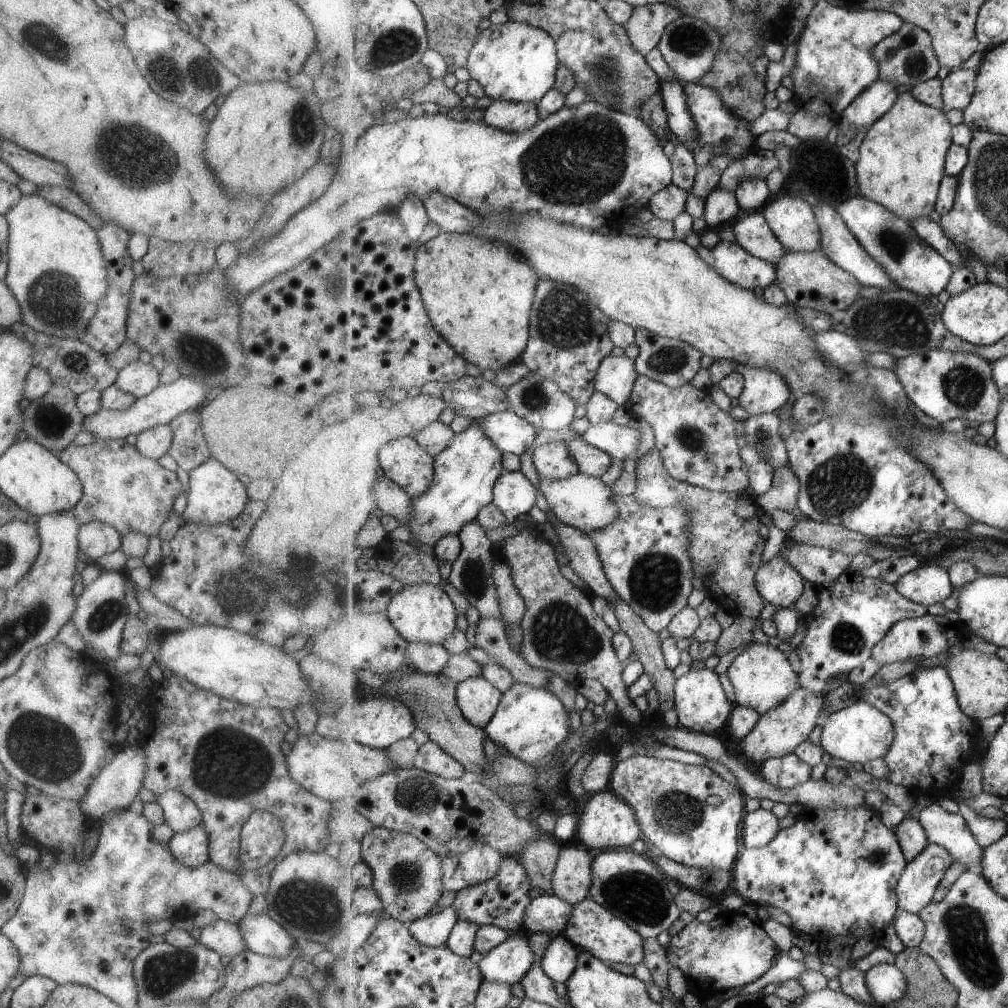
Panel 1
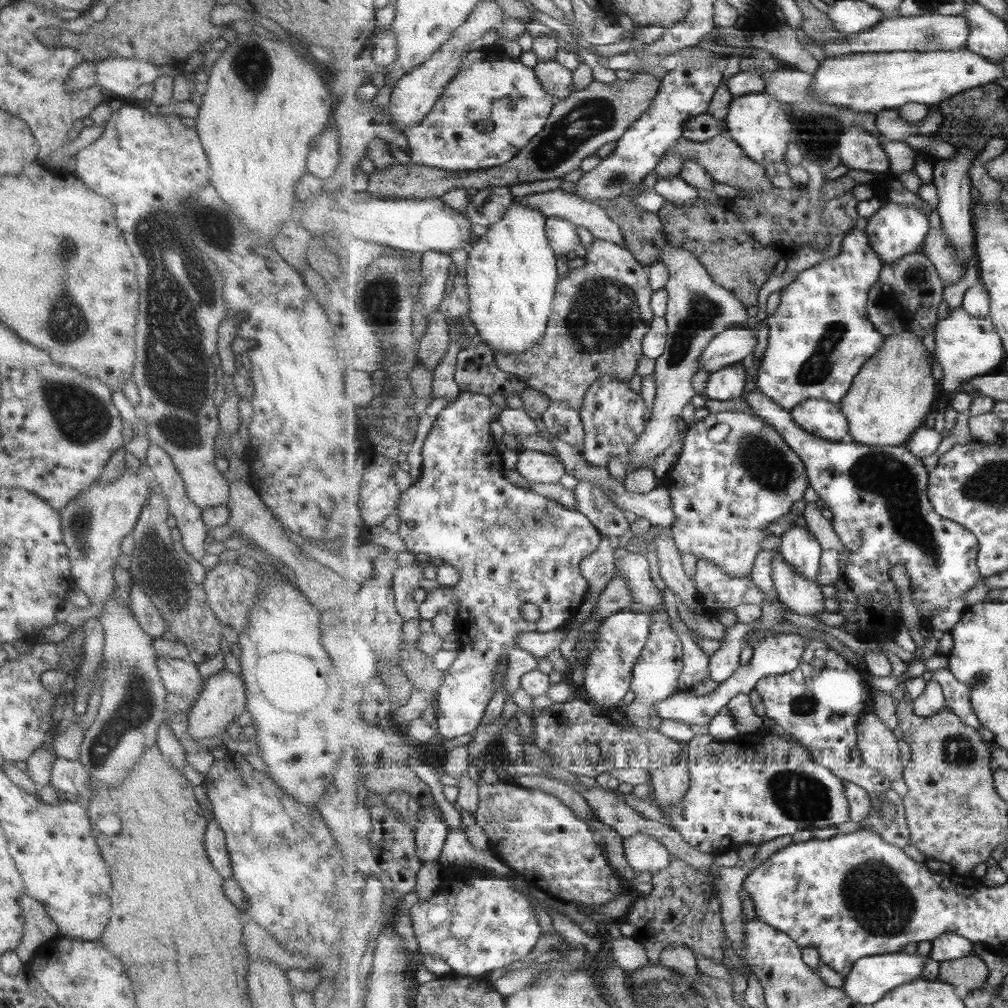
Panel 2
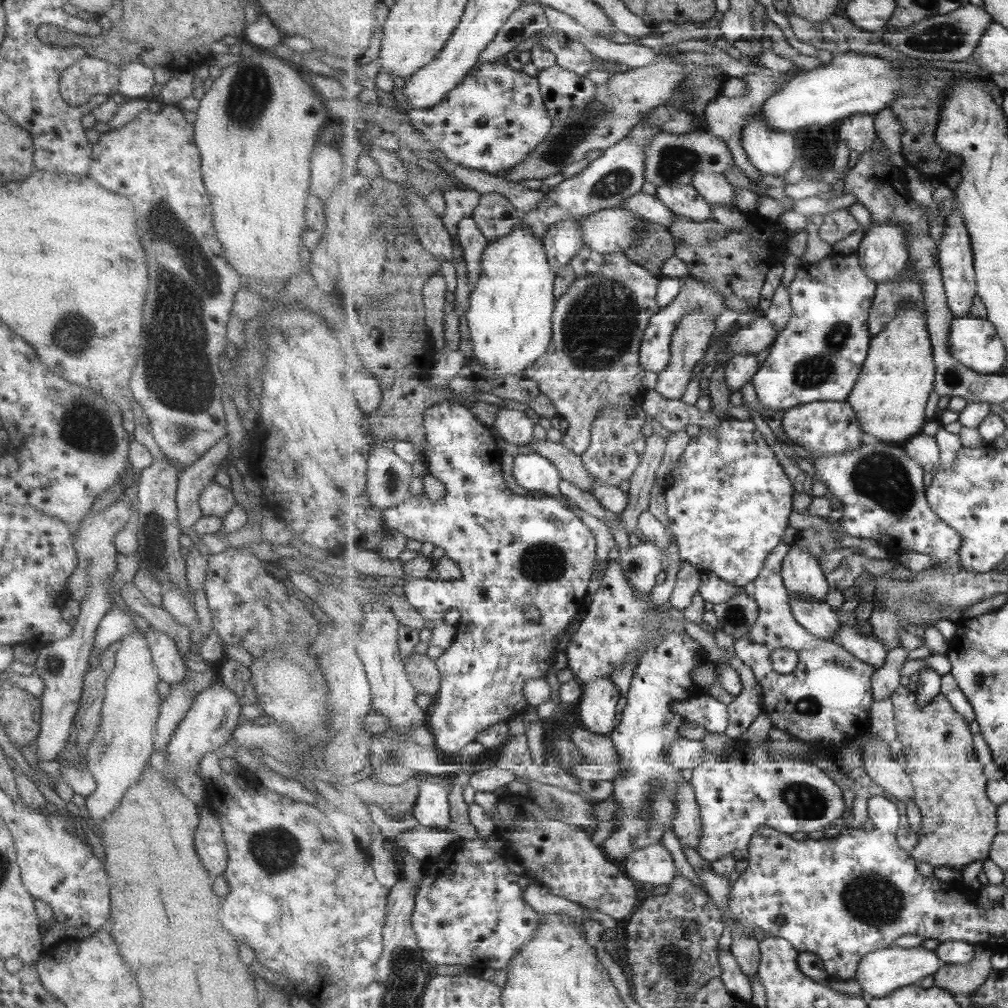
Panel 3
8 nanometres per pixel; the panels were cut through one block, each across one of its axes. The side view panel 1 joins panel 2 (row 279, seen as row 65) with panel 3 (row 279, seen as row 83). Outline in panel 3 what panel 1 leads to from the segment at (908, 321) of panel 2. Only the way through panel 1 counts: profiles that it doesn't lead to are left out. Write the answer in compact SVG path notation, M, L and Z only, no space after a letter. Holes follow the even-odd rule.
M910 267L897 275L897 278L893 279L893 281L887 281L878 286L868 322L871 336L874 337L879 332L883 332L885 326L905 306L919 308L925 314L925 321L928 320L921 279Z

